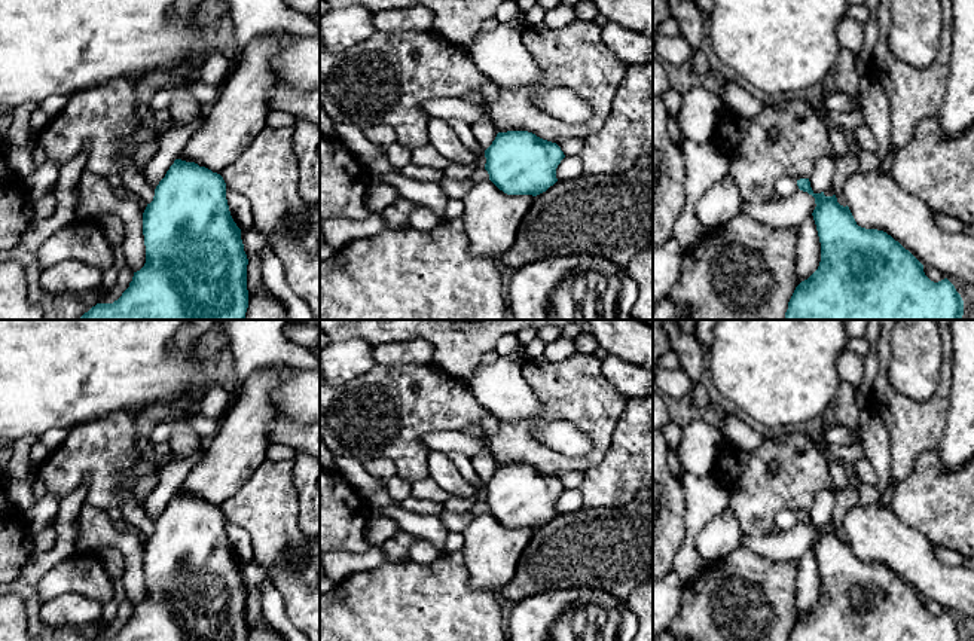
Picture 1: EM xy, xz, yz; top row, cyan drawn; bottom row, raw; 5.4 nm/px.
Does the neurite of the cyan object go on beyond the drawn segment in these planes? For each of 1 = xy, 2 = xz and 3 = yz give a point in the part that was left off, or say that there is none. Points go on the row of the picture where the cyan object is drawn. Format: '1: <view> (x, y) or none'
1: none
2: none
3: none

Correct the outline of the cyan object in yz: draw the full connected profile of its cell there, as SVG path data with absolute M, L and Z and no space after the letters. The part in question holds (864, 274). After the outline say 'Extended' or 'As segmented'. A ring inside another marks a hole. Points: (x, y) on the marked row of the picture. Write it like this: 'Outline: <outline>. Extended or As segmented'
Outline: M809 178L797 180L800 190L815 198L812 213L819 242L821 262L818 269L802 281L785 312L785 320L961 320L964 315L964 300L955 286L947 280L931 281L923 265L891 235L877 229L865 229L857 225L849 207L837 202L836 195L825 196L815 193Z. As segmented

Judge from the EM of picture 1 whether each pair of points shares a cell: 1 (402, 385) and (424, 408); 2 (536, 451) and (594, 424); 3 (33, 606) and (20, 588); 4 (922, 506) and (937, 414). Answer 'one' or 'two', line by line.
1: one
2: one
3: one
4: two

